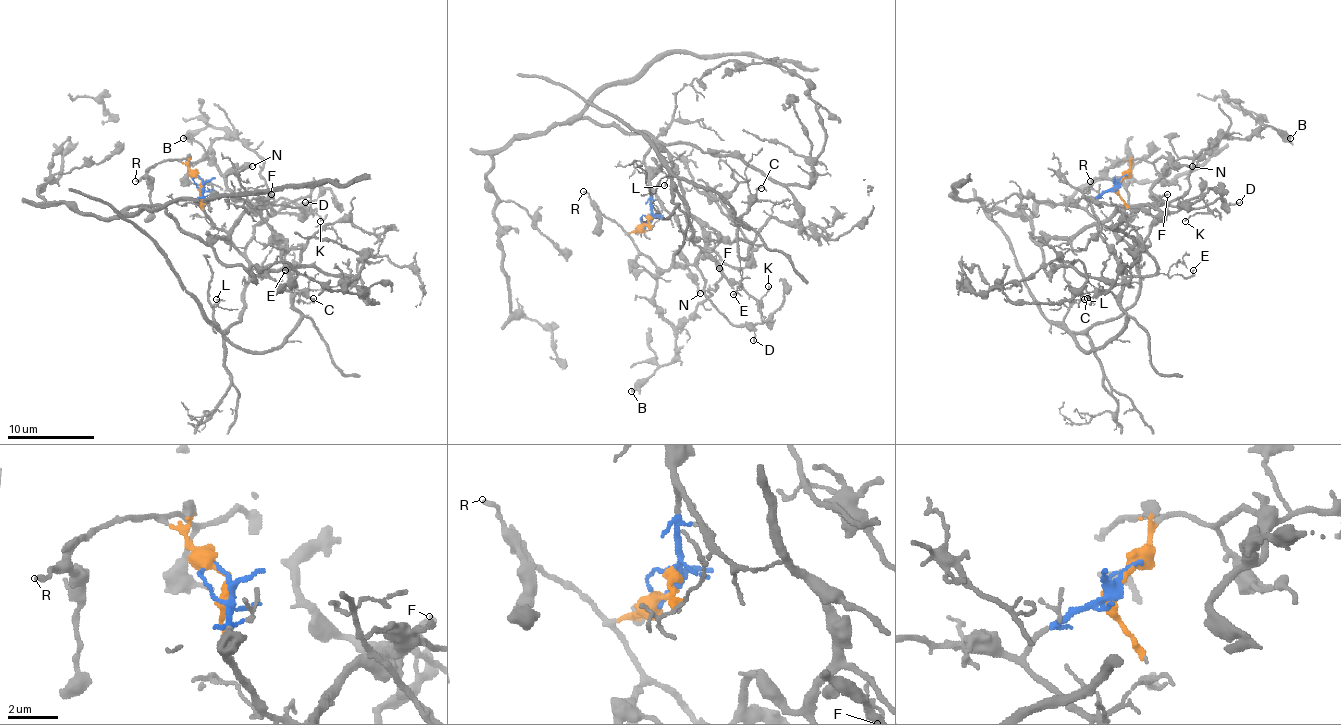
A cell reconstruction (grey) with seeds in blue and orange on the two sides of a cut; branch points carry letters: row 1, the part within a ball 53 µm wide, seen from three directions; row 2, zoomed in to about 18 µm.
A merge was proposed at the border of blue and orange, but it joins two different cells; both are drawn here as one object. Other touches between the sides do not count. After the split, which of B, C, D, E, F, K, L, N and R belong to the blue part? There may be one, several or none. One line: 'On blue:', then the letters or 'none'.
On blue: C, E, F, K, L

